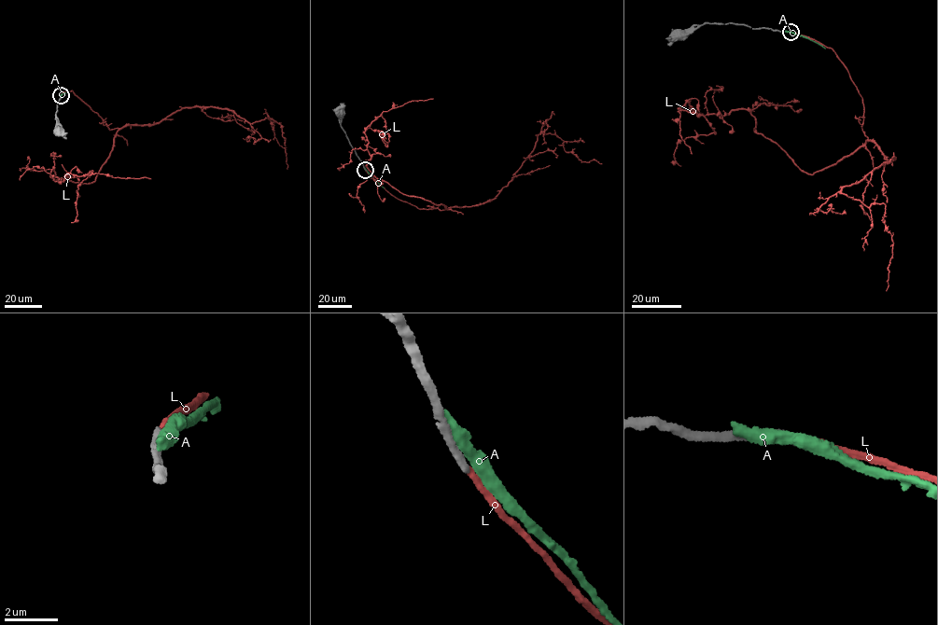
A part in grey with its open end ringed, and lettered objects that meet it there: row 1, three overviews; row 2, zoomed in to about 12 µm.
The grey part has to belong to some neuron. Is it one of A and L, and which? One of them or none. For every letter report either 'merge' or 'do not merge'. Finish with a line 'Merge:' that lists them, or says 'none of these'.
A: do not merge
L: do not merge
Merge: none of these

